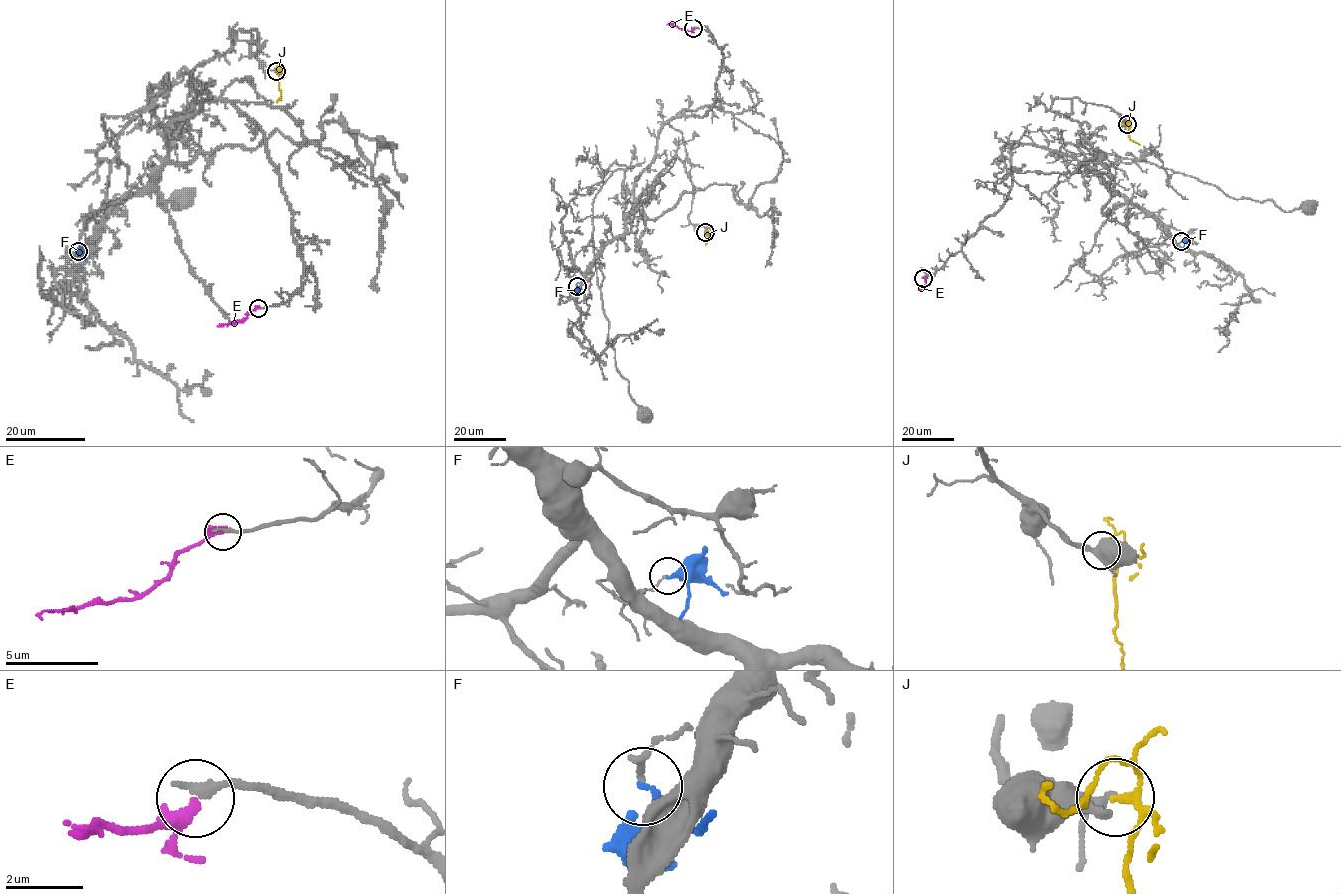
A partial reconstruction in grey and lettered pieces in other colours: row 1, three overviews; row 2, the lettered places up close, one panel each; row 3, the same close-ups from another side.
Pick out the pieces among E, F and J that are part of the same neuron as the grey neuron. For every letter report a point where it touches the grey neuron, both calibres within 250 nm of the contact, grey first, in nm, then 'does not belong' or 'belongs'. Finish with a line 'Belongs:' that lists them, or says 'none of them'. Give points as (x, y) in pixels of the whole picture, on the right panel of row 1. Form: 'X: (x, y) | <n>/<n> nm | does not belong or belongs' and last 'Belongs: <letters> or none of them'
E: (923, 278) | 260/240 nm | belongs
F: (1181, 241) | 130/240 nm | does not belong
J: (1127, 124) | 240/130 nm | does not belong
Belongs: E

